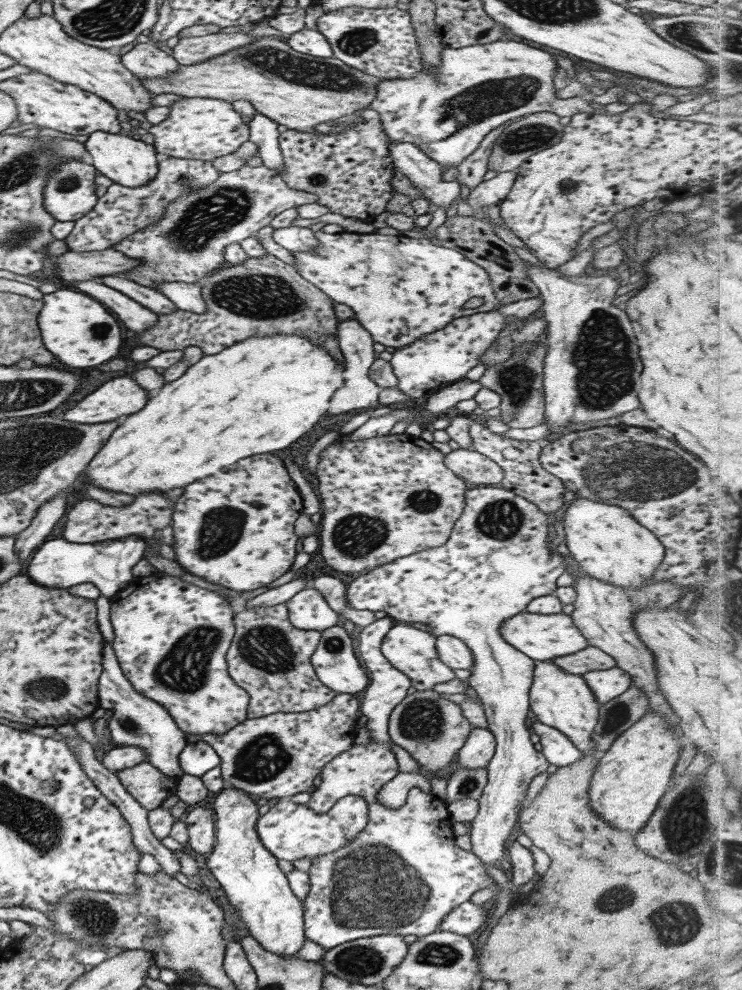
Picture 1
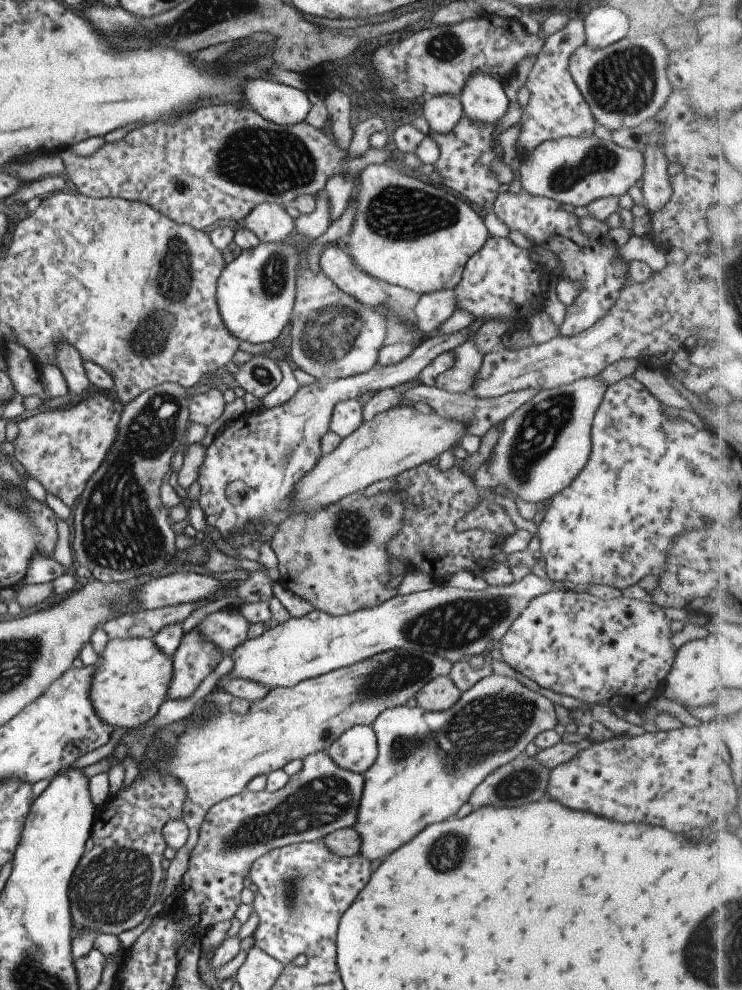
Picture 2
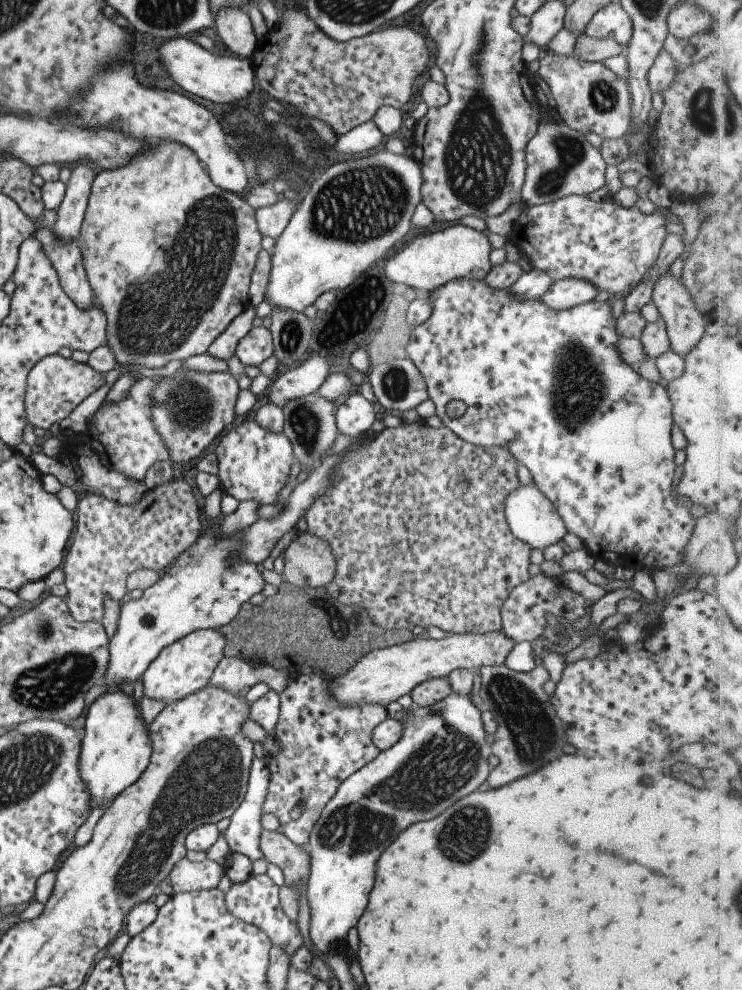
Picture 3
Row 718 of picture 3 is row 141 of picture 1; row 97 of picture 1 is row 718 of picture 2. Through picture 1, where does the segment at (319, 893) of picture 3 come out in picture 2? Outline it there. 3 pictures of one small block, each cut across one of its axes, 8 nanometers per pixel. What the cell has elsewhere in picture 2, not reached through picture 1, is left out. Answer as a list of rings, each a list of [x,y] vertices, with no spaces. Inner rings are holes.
[[[494,673],[461,692],[459,700],[447,710],[427,712],[417,705],[411,707],[406,704],[383,710],[370,724],[376,738],[377,754],[373,764],[362,773],[363,792],[355,824],[351,826],[361,836],[357,855],[369,862],[387,858],[399,846],[415,838],[428,824],[453,817],[467,802],[471,790],[487,774],[523,753],[536,734],[552,729],[556,723],[551,700],[528,690],[514,678]]]

